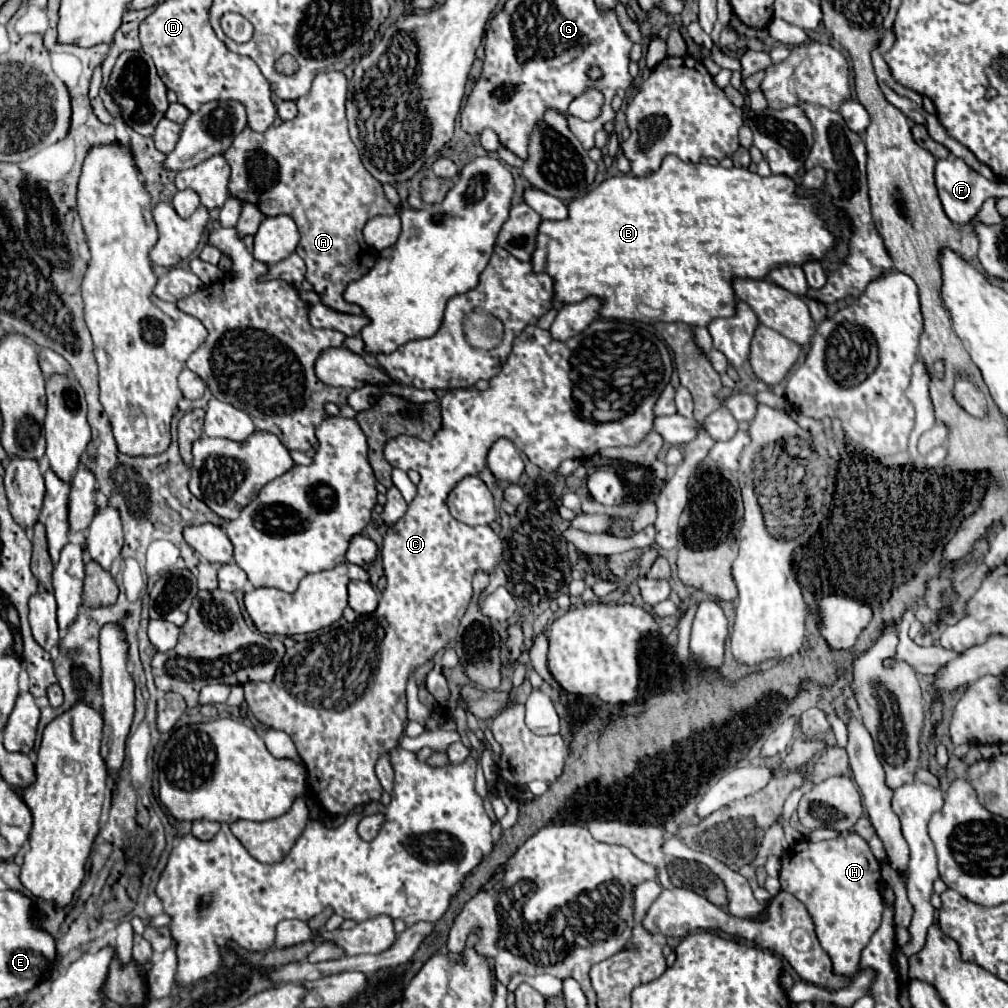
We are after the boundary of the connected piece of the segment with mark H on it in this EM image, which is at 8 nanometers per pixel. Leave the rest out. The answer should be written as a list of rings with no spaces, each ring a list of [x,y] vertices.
[[[857,833],[837,835],[827,841],[799,841],[781,855],[781,889],[803,901],[815,921],[821,947],[829,953],[833,973],[855,977],[861,951],[877,931],[883,915],[881,865],[867,841]]]

